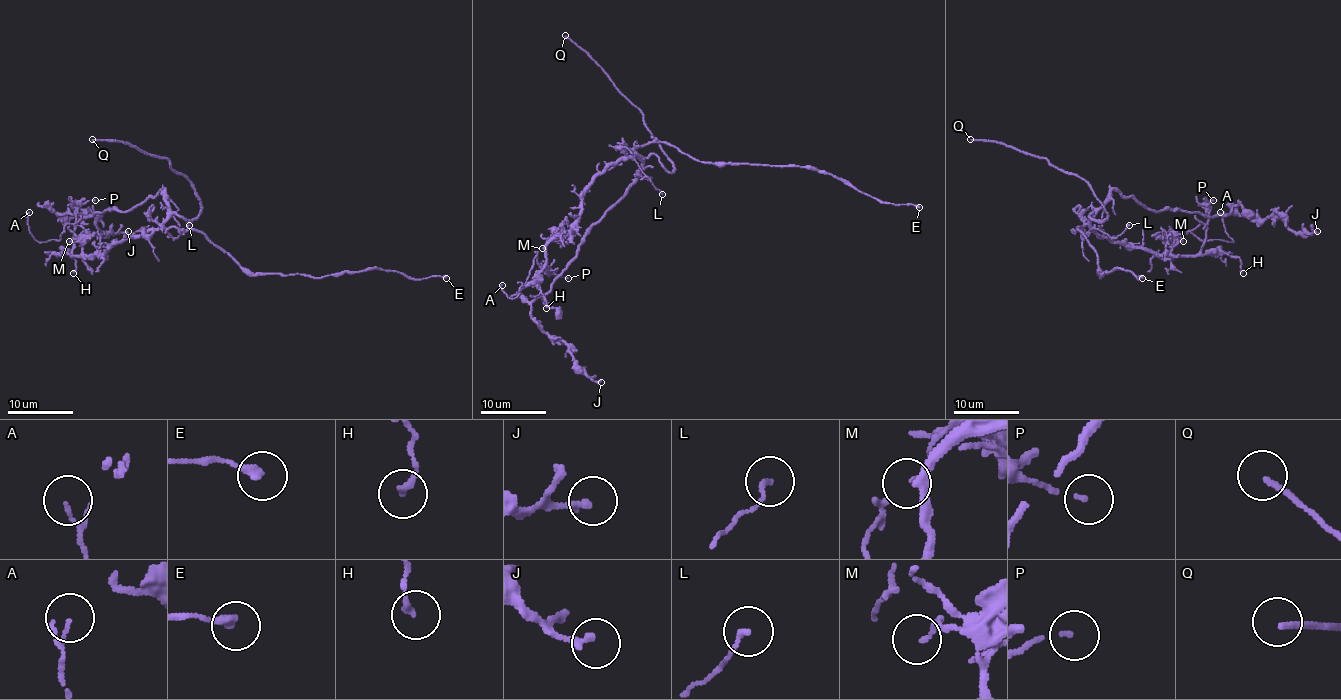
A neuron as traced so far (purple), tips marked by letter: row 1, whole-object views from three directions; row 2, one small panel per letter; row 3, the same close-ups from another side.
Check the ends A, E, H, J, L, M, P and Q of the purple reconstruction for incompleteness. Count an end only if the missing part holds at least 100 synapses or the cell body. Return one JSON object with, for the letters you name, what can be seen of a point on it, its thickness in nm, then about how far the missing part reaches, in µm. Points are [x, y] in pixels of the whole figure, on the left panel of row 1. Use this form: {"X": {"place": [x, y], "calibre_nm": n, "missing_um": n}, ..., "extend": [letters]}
{"Q": {"place": [92, 139], "calibre_nm": 180, "missing_um": 20}, "extend": ["Q"]}

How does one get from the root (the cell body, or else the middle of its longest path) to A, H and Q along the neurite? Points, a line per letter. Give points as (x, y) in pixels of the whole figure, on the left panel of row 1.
A: (166, 218), (100, 254), (73, 254), (70, 223), (59, 240), (37, 241), (29, 212)
H: (166, 218), (158, 228), (130, 235), (100, 254), (69, 254), (65, 251), (75, 259), (77, 269), (73, 273)
Q: (166, 218), (177, 213), (192, 220), (199, 213), (194, 185), (168, 159), (123, 142), (92, 139)

